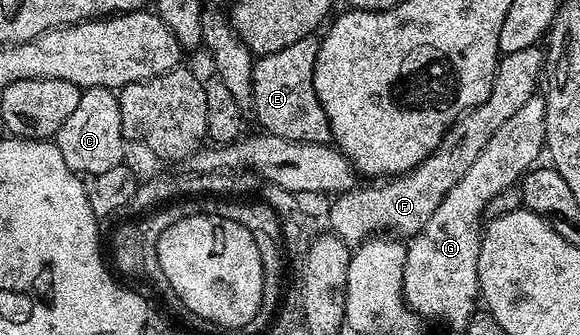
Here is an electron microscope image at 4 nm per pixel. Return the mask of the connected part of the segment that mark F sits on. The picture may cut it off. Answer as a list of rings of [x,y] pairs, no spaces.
[[[540,48],[504,54],[497,63],[491,95],[487,95],[487,99],[473,109],[465,110],[449,126],[445,138],[430,157],[420,161],[409,172],[394,176],[384,183],[369,183],[366,189],[354,187],[348,193],[336,194],[329,202],[328,228],[346,243],[368,241],[386,231],[405,239],[420,233],[427,219],[435,215],[435,207],[443,203],[447,191],[451,191],[451,187],[455,187],[455,183],[467,175],[471,163],[479,159],[479,151],[487,147],[491,135],[495,135],[495,131],[499,131],[499,127],[503,127],[503,123],[507,123],[507,119],[511,119],[511,115],[515,115],[515,111],[519,111],[519,107],[523,107],[523,103],[527,103],[527,99],[538,92],[542,73],[543,53]]]

